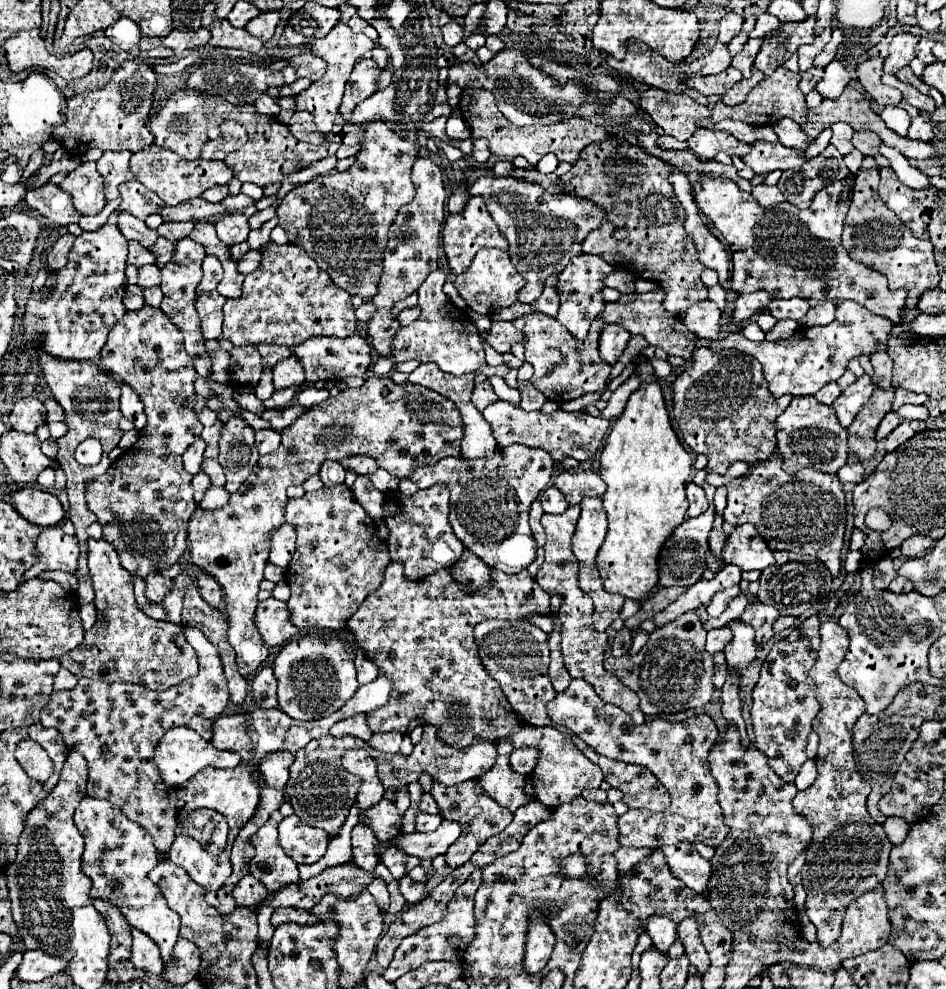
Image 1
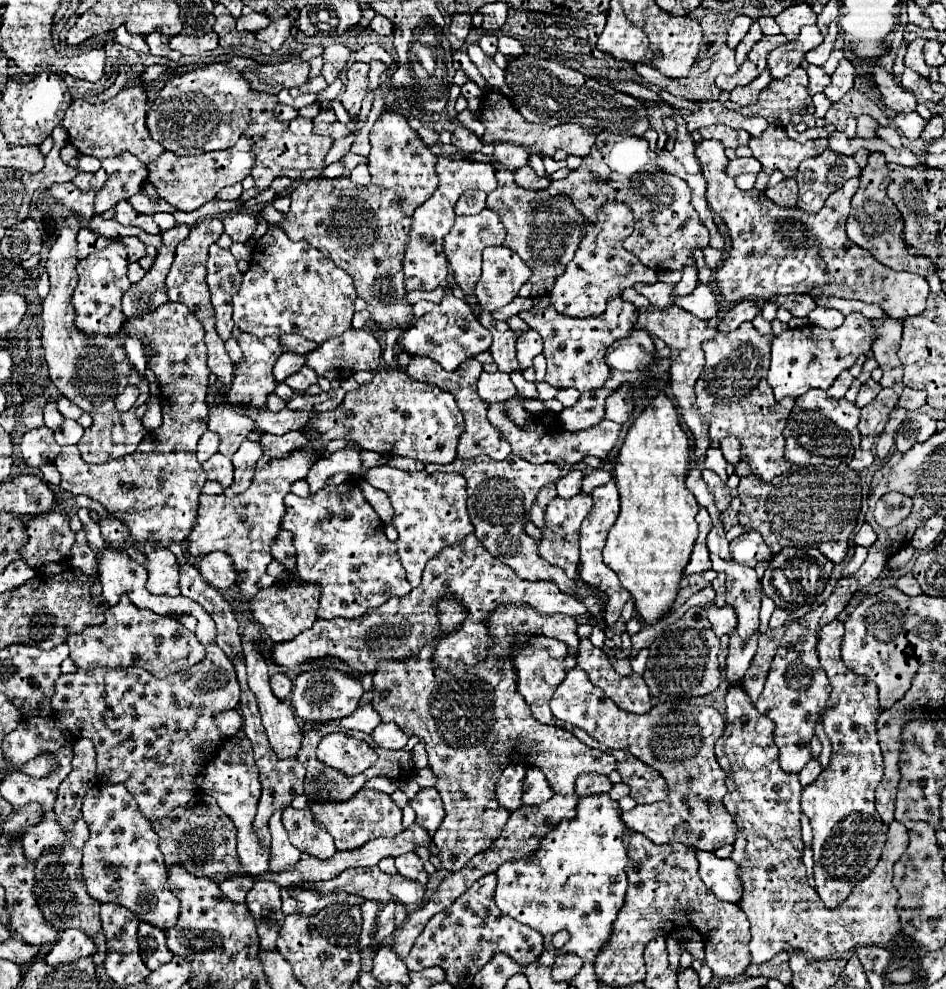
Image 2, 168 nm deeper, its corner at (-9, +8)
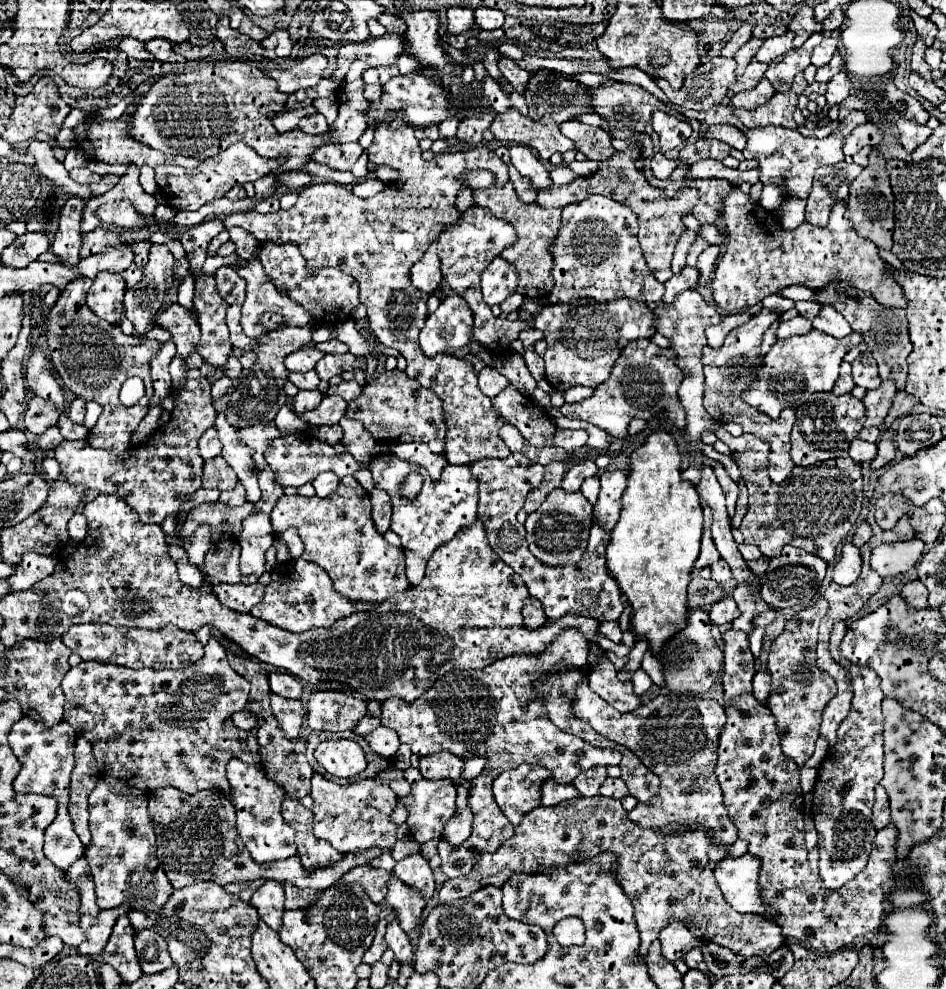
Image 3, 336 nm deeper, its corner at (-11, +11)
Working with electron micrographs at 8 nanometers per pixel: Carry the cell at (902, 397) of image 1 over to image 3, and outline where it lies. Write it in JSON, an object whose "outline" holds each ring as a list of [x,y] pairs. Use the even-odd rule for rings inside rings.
{"outline":[[[898,391],[896,397],[894,397],[892,407],[890,407],[890,411],[888,411],[888,417],[884,419],[884,423],[882,423],[878,429],[880,429],[880,431],[886,431],[894,419],[908,415],[914,405],[916,405],[916,399],[912,399],[906,391]]]}

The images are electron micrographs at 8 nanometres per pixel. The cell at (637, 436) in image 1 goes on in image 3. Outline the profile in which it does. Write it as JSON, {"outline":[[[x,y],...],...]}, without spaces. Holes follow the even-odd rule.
{"outline":[[[658,429],[648,435],[646,443],[632,453],[632,471],[628,487],[622,495],[622,515],[612,529],[612,541],[606,549],[608,573],[618,583],[632,607],[632,631],[650,643],[652,653],[660,653],[666,641],[688,625],[688,583],[692,567],[700,553],[702,535],[702,507],[698,491],[692,483],[680,479],[680,453],[674,439]]]}

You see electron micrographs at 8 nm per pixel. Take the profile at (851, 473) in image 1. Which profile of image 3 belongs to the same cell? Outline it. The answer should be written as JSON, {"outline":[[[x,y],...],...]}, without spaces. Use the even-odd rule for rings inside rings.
{"outline":[[[854,439],[850,443],[850,449],[848,449],[850,457],[856,461],[856,463],[868,463],[874,459],[876,455],[876,443],[868,443],[868,441],[862,441],[862,439]]]}

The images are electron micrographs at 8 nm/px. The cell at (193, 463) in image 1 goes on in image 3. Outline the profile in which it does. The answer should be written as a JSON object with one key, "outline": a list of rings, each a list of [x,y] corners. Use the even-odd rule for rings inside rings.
{"outline":[[[210,427],[208,431],[204,431],[200,443],[198,443],[198,449],[200,449],[200,457],[206,461],[206,459],[212,459],[212,457],[218,457],[220,451],[222,451],[222,443],[218,439],[218,433],[214,427]]]}

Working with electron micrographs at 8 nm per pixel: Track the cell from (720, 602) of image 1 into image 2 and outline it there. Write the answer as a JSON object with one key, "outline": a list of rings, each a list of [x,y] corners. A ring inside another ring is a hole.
{"outline":[[[718,574],[716,580],[712,582],[712,588],[716,590],[716,606],[724,606],[724,598],[726,598],[726,574]]]}

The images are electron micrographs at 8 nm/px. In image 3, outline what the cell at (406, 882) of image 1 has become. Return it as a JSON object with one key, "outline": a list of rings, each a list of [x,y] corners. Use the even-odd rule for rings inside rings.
{"outline":[[[394,875],[388,881],[388,899],[386,905],[392,907],[398,913],[400,925],[406,933],[414,931],[420,923],[420,915],[422,909],[426,905],[426,901],[420,897],[418,891],[412,891],[412,887],[404,887]]]}

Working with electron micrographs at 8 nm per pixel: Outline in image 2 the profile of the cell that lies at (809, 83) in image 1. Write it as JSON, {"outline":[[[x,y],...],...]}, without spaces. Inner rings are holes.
{"outline":[[[810,64],[806,70],[808,70],[808,78],[810,78],[810,94],[822,92],[824,86],[830,82],[830,76],[828,76],[822,68],[812,66],[812,64]]]}

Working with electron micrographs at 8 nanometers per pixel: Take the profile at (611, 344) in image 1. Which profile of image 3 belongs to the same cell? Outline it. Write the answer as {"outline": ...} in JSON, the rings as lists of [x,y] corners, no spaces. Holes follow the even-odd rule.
{"outline":[[[638,339],[626,345],[620,359],[616,361],[610,377],[594,389],[590,399],[582,399],[578,403],[564,403],[560,407],[562,415],[568,419],[582,419],[592,423],[606,433],[624,439],[628,435],[628,425],[634,417],[638,419],[654,419],[660,411],[678,427],[686,427],[686,413],[678,399],[678,387],[684,379],[684,371],[676,365],[676,355],[672,349],[662,349],[650,339]]]}

